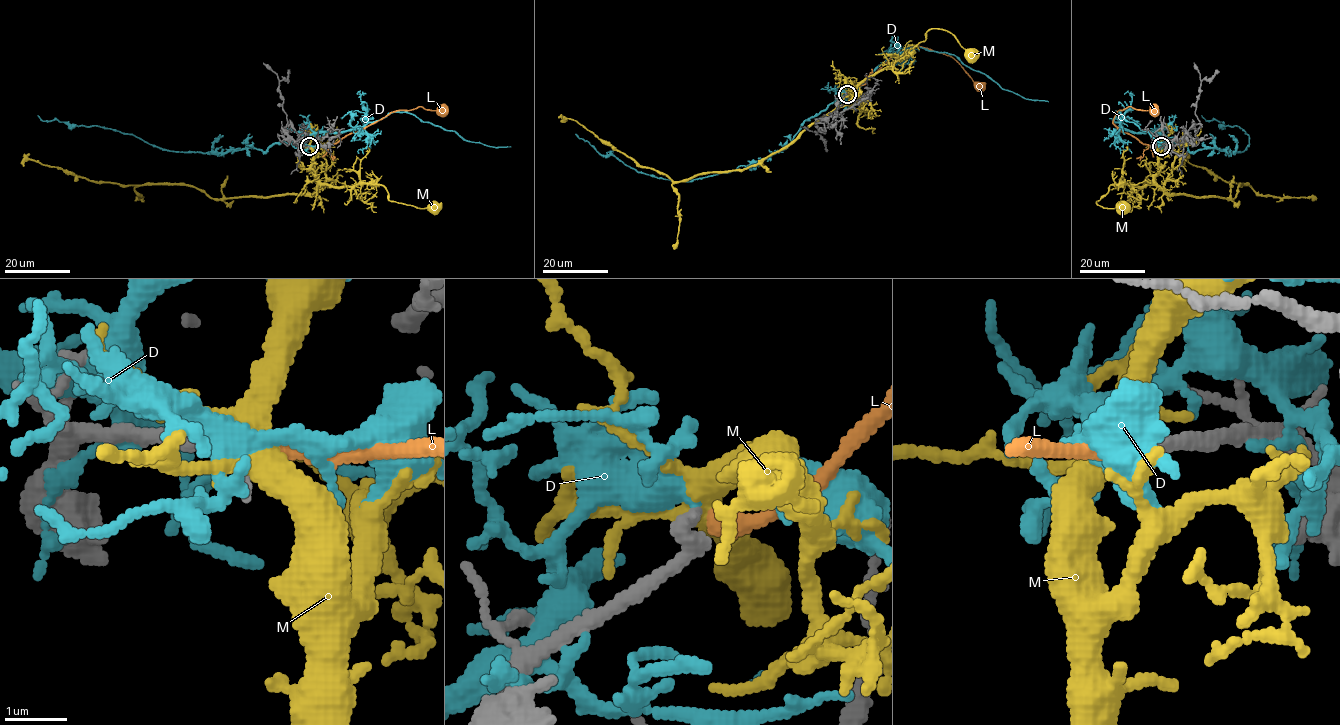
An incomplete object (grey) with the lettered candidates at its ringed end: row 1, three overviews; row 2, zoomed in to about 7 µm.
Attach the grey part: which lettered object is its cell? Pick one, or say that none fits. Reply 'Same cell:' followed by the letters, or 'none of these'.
Same cell: L

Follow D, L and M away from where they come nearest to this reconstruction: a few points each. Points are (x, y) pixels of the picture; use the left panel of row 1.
D: (309, 147), (290, 141), (273, 144), (266, 152), (171, 151), (133, 135), (43, 121), (37, 115)
L: (310, 146), (336, 144), (392, 112), (422, 107), (441, 110)
M: (308, 146), (311, 149), (312, 173), (322, 183), (333, 186), (380, 184), (393, 202), (419, 208), (434, 206)

